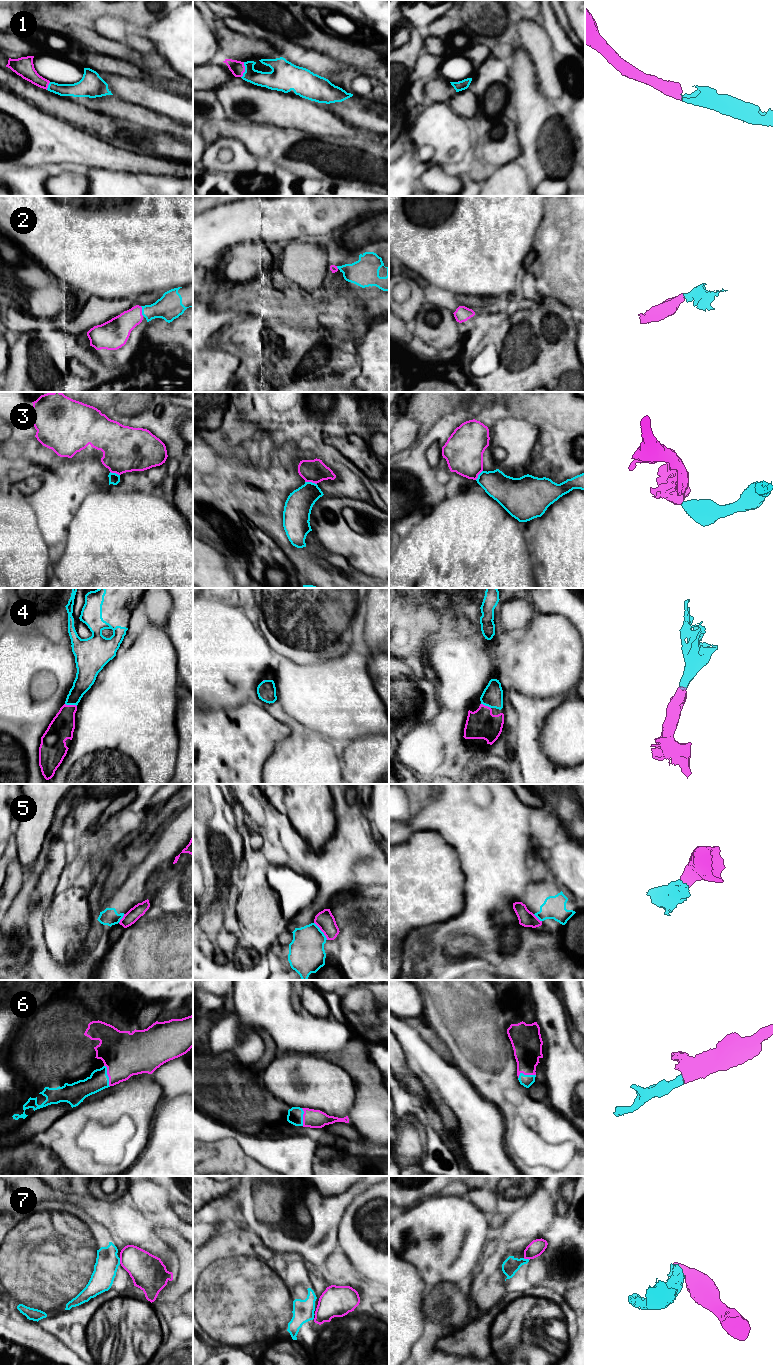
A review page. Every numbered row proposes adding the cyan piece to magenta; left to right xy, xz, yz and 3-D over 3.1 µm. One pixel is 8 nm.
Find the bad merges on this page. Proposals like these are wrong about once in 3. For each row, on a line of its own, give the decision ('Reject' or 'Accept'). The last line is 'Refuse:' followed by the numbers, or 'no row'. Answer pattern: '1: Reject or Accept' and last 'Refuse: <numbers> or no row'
1: Accept
2: Accept
3: Reject
4: Accept
5: Reject
6: Accept
7: Reject
Refuse: 3, 5, 7

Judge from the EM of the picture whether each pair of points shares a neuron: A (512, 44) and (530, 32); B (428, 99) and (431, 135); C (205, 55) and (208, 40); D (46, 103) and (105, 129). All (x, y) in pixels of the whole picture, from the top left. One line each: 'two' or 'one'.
A: two
B: two
C: one
D: one

